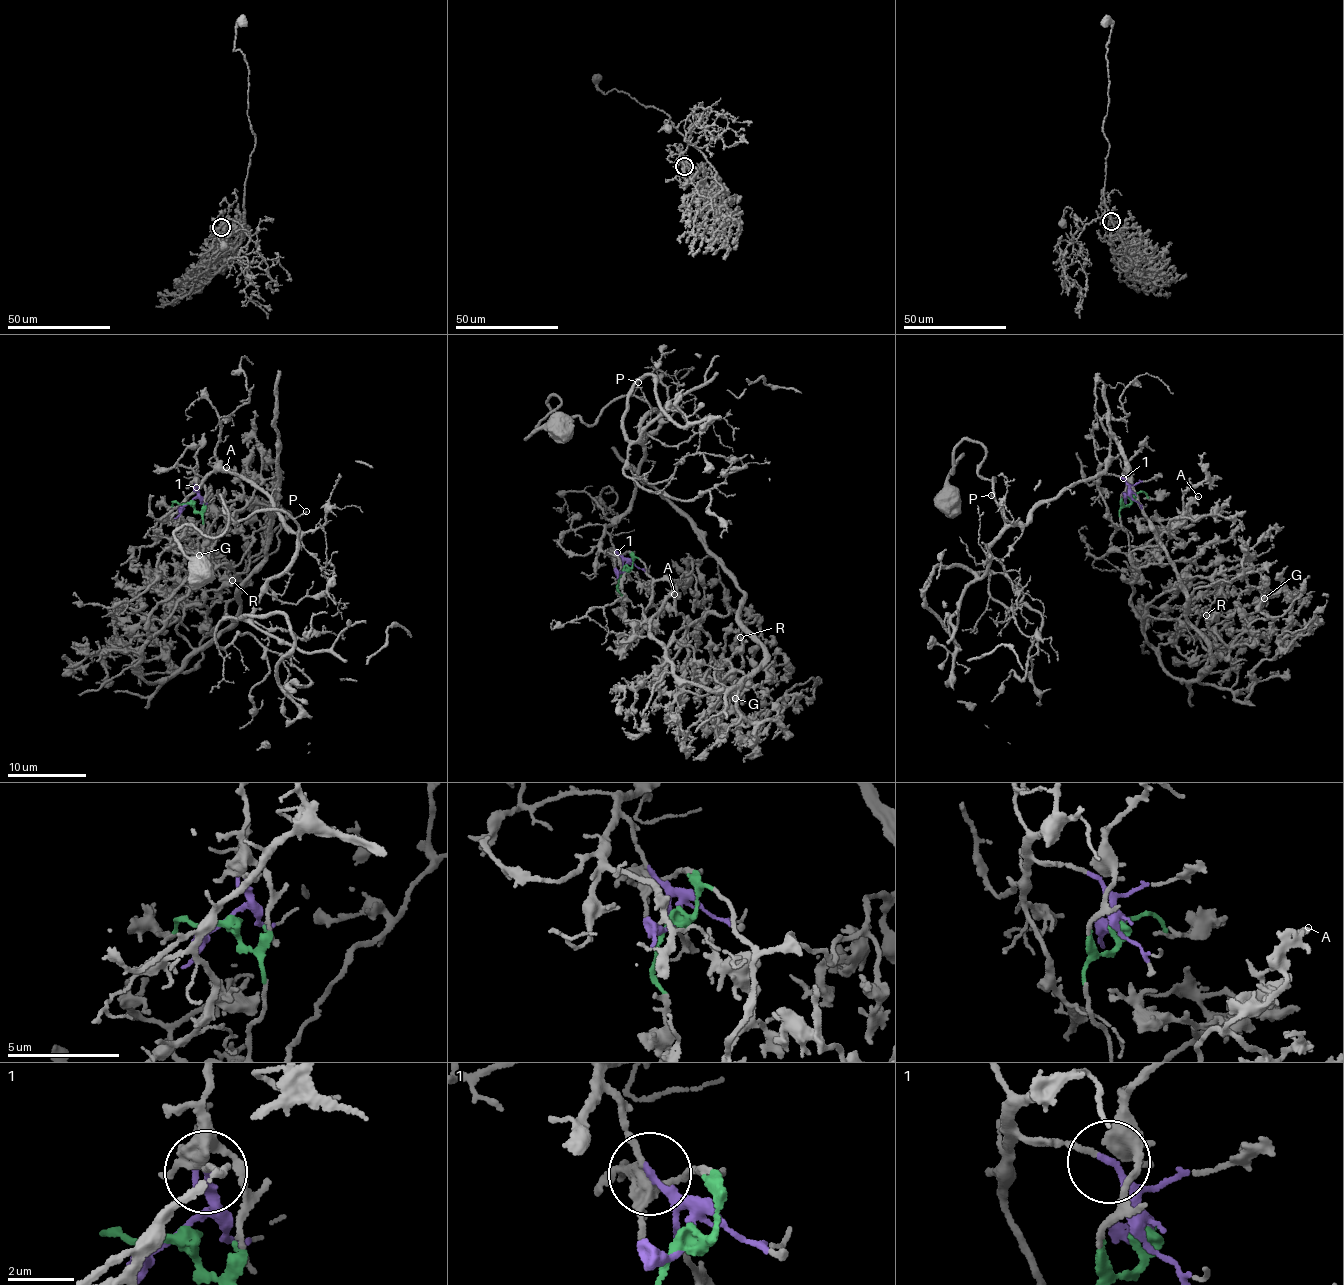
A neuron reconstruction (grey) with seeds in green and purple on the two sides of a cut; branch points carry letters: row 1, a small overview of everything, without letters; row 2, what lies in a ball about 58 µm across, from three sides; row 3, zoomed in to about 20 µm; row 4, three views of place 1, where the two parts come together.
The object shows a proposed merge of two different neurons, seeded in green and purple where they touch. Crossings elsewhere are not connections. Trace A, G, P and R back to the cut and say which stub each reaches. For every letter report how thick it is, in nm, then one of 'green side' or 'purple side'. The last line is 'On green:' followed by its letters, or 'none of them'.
A: 150 nm thick; green side
G: 200 nm thick; green side
P: 110 nm thick; purple side
R: 170 nm thick; green side
On green: A, G, R

